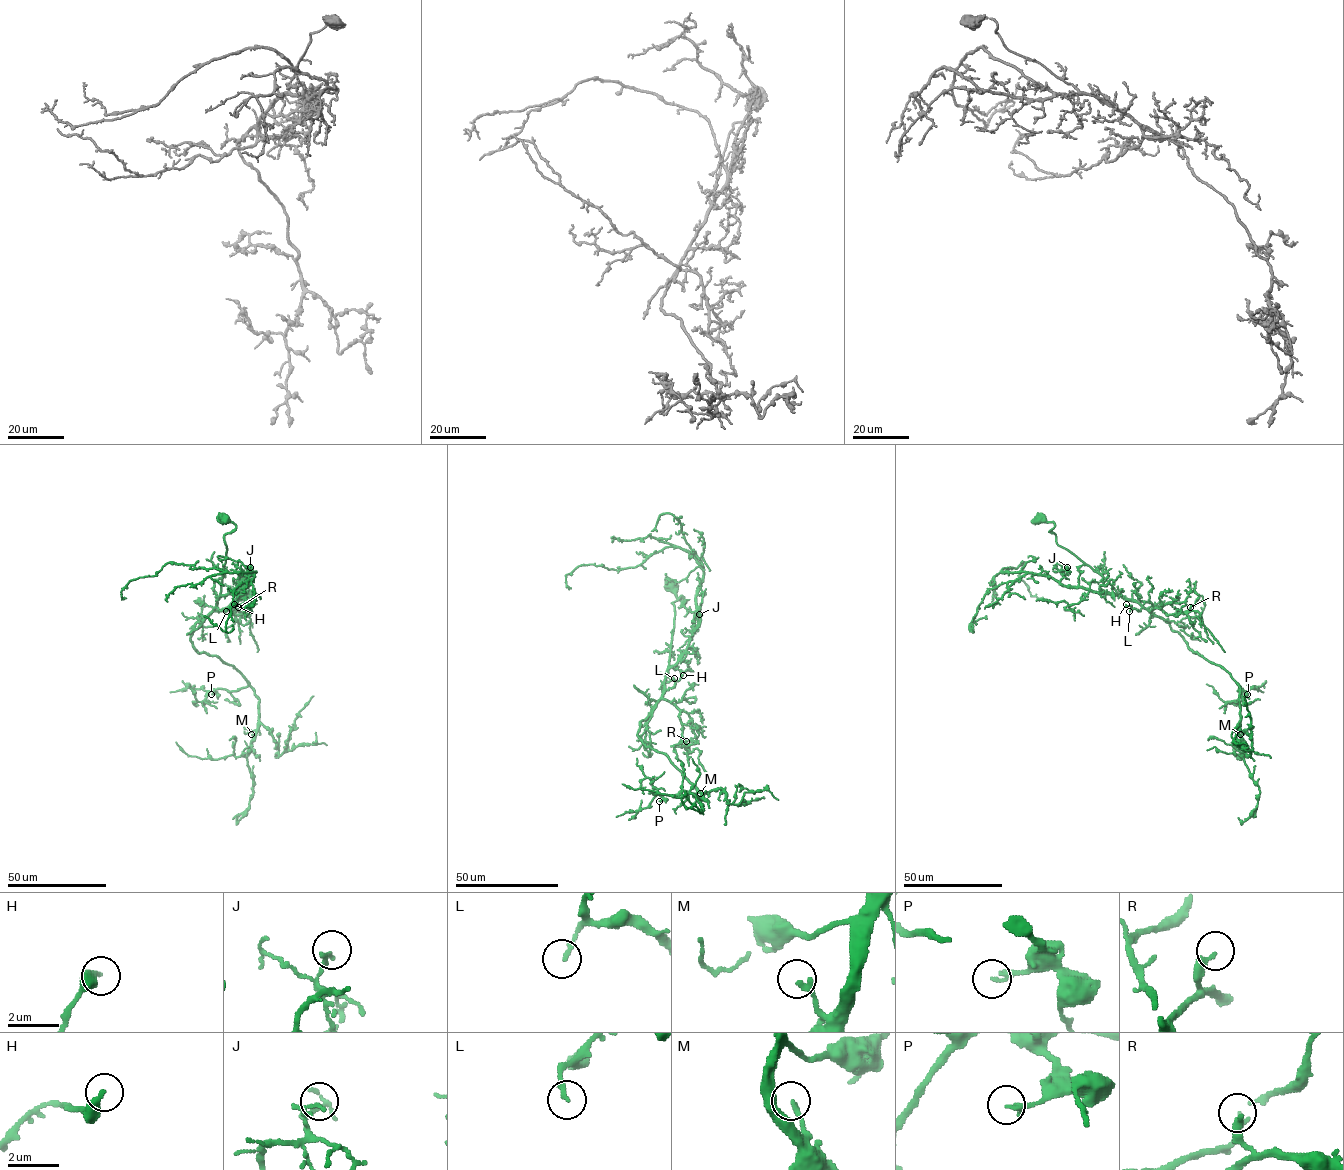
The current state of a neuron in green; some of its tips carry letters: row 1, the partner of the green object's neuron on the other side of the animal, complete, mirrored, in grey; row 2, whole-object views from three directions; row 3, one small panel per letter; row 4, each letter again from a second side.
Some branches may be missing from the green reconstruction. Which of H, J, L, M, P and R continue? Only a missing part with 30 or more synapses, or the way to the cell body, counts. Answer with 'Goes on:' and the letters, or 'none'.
Goes on: H, L

